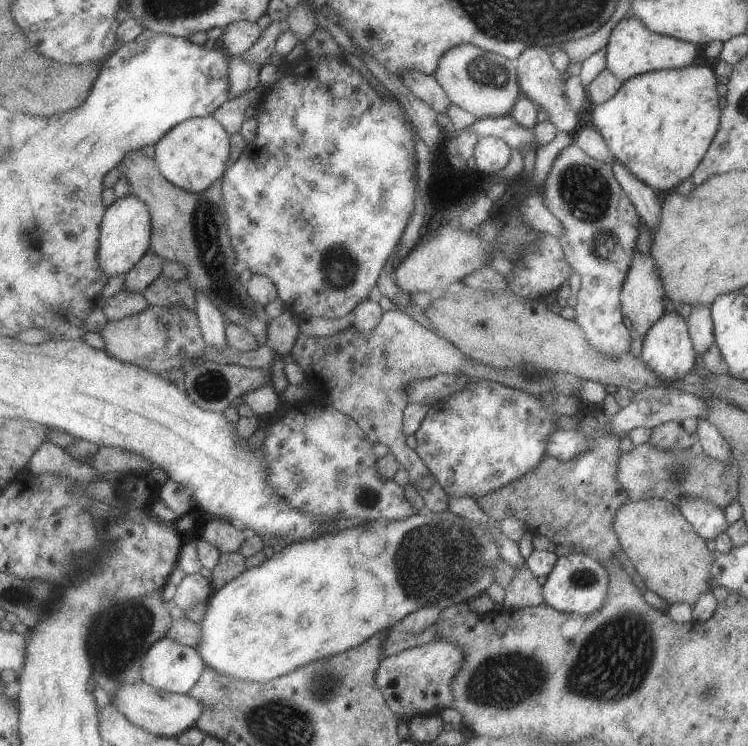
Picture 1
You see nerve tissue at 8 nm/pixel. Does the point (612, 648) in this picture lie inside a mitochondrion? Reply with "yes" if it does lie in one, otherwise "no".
yes

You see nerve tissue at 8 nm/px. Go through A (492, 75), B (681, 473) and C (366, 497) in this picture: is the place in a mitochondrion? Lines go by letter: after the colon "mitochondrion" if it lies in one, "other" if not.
A: mitochondrion
B: mitochondrion
C: mitochondrion

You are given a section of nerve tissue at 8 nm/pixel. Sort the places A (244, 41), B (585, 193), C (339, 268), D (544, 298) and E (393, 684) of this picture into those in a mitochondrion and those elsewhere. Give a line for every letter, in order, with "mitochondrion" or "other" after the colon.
A: other
B: mitochondrion
C: mitochondrion
D: other
E: other

